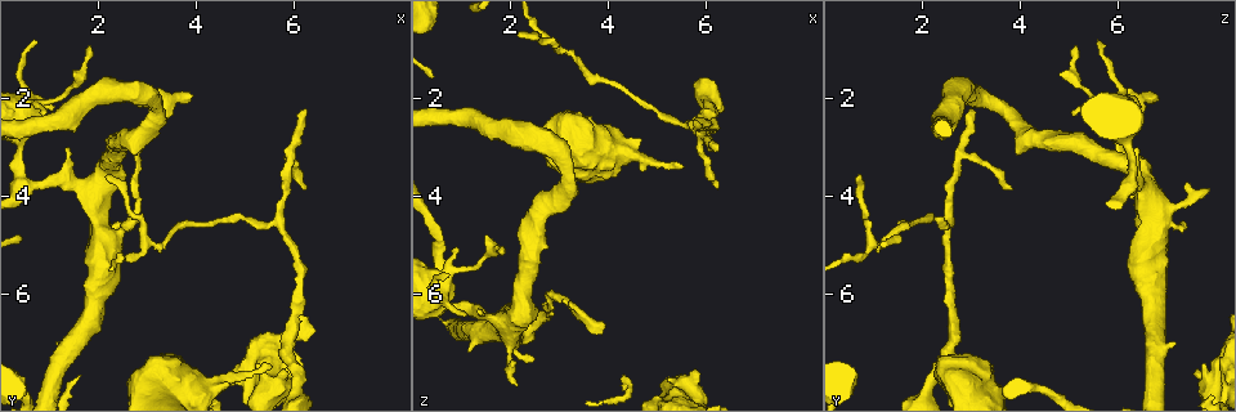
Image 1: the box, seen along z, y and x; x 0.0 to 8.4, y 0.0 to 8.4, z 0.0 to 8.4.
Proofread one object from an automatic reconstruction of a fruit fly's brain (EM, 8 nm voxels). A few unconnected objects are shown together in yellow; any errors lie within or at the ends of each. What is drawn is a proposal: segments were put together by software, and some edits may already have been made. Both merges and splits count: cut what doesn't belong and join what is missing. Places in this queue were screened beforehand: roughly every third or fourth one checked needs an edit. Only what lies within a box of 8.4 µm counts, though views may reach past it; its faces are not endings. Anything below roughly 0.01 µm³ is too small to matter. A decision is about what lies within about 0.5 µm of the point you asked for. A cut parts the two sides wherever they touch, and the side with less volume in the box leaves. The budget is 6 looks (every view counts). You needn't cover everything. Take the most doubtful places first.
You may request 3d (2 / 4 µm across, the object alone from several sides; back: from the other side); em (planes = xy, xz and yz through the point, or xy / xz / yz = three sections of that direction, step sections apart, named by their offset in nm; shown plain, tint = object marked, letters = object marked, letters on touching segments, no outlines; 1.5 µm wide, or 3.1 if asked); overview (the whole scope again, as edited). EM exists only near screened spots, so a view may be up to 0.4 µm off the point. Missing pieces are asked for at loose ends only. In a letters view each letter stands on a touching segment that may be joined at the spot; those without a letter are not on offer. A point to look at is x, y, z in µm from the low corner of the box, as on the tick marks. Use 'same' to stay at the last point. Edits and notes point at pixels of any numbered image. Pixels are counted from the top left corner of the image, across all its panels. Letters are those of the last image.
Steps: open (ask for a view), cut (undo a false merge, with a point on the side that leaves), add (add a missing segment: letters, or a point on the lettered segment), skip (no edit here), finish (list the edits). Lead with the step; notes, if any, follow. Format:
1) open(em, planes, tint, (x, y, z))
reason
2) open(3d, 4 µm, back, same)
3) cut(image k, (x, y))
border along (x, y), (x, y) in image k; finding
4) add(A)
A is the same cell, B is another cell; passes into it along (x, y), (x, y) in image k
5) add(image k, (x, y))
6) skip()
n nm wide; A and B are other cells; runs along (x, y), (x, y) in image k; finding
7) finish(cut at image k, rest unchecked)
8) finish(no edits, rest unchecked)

open(3d, 2 µm, (6.20, 3.80, 3.85))
free end

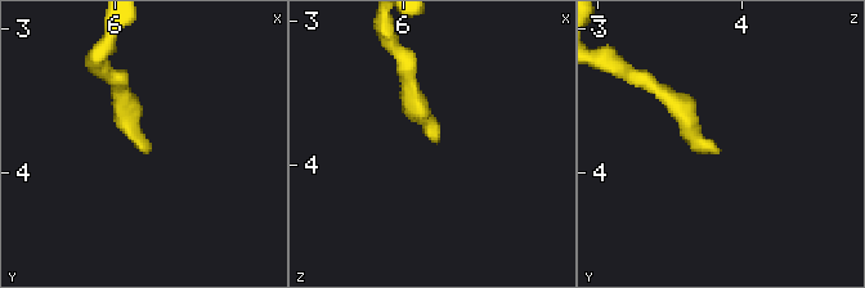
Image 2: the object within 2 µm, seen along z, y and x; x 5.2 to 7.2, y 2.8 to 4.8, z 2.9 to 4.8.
open(em, planes, letters, (6.16, 3.82, 3.82))
now the EM

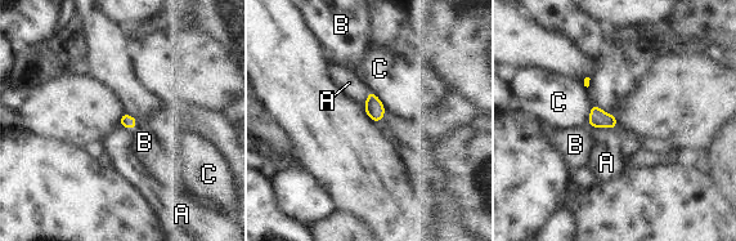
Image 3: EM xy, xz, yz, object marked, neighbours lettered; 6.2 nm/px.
skip()
A, B and C are other cells; border along (589, 126), (615, 129) in image 3; none of them fits

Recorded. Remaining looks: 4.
open(3d, 2 µm, (5.75, 7.55, 7.60))
an open end

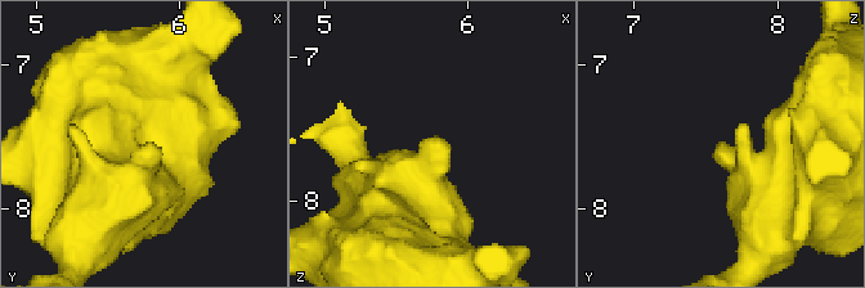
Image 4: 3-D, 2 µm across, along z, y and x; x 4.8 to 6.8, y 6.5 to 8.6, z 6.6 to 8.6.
open(em, xz, step 4, letters, (5.80, 7.56, 7.58))
need the tissue

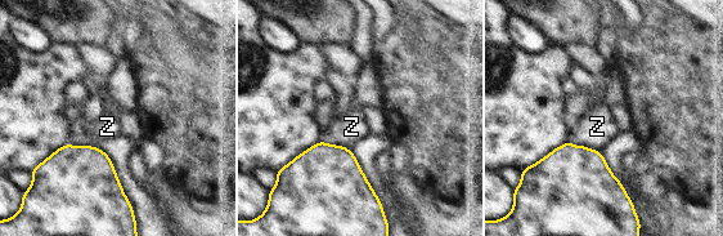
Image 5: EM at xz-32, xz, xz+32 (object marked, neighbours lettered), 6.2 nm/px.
open(em, planes, letters, same)
cut it another way

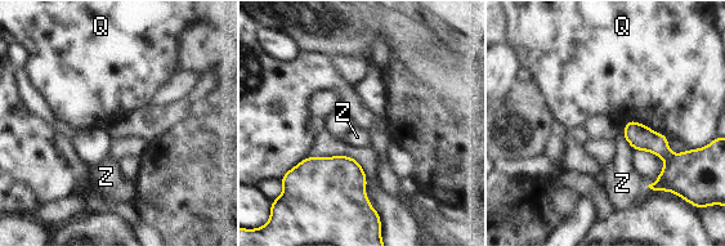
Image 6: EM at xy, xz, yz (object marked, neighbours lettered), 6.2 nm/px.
skip()
Q and Z are other cells; runs along (629, 126), (675, 164), (692, 164) in image 6; no lettered segment goes on from it

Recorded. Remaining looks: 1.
open(em, planes, letters, (3.90, 1.90, 6.70))
end of a long branch

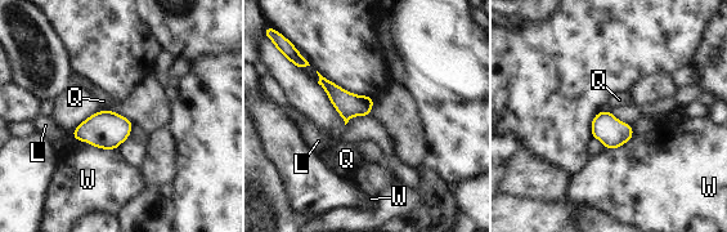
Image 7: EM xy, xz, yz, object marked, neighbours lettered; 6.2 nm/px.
skip()
L, Q and W are other cells; border along (106, 110), (112, 111) in image 7; no lettered segment goes on from it

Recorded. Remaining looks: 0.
finish(no edits, rest unchecked)

